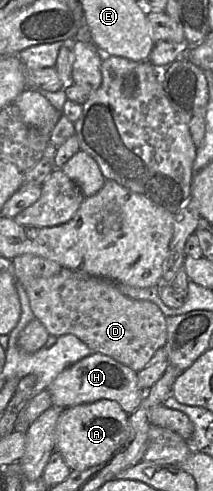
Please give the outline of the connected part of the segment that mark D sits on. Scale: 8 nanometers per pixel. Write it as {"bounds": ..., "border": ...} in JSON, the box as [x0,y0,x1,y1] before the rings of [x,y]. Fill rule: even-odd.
{"bounds":[24,267,167,371],"border":[[[62,267],[61,272],[33,280],[24,288],[30,307],[52,336],[72,334],[83,341],[94,352],[112,357],[133,371],[142,370],[167,340],[166,317],[153,302],[132,299],[121,292],[117,284],[108,279],[86,275]]]}

